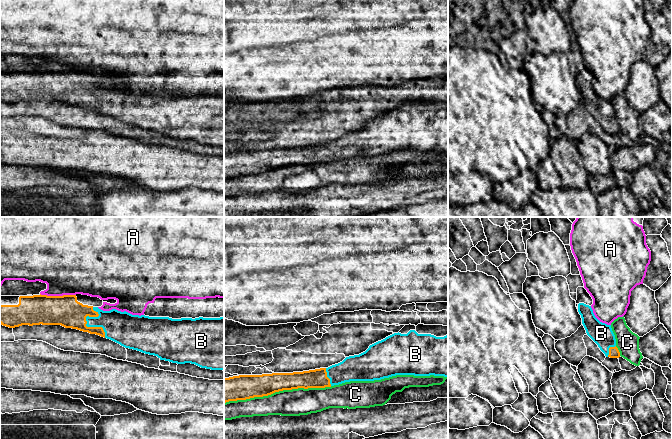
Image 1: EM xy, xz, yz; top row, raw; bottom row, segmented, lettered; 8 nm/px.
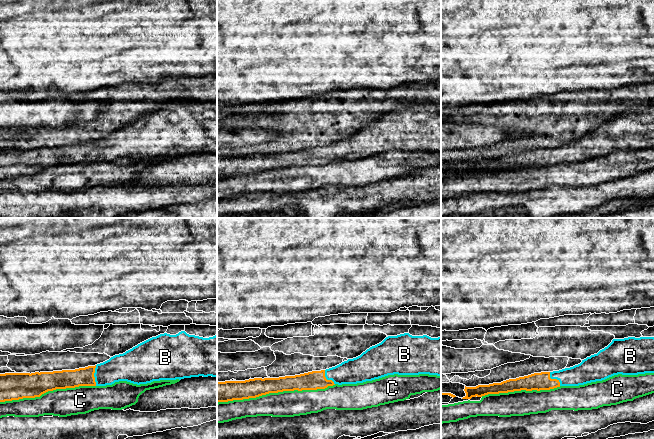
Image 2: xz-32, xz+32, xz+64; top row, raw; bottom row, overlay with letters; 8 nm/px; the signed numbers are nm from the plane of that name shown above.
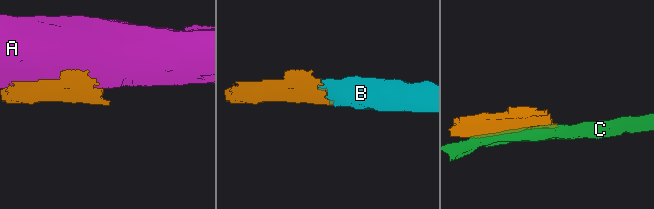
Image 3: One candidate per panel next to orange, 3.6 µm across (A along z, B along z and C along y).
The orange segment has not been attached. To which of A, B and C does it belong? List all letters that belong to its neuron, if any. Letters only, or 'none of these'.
B

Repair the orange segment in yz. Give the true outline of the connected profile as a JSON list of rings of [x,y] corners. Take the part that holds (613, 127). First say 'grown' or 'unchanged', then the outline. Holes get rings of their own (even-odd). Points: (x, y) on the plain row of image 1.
grown | [[[578,80],[578,88],[587,111],[598,121],[606,133],[619,134],[620,128],[616,123],[615,111],[611,101],[600,98],[594,91],[591,82]]]

